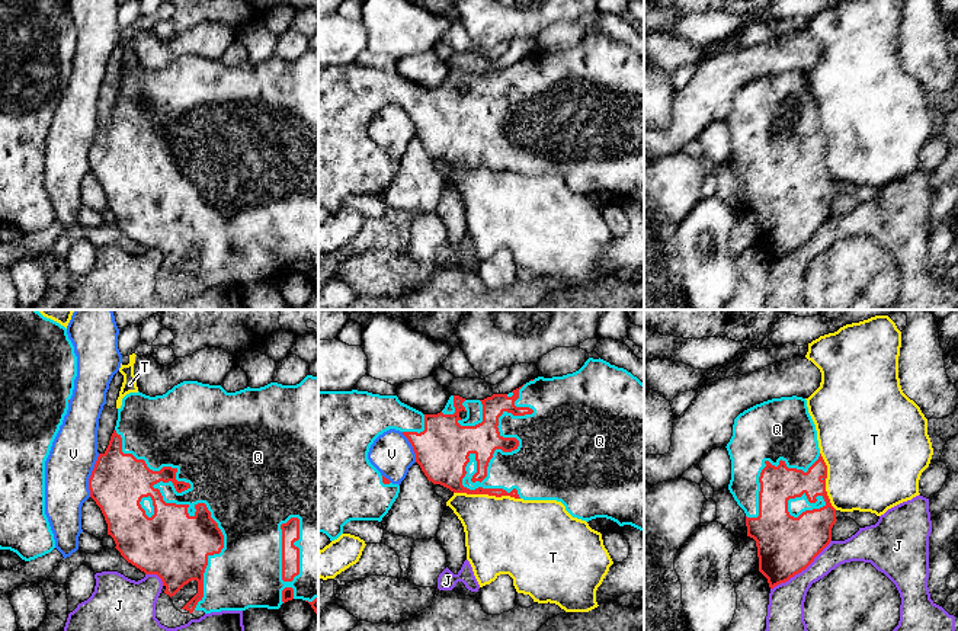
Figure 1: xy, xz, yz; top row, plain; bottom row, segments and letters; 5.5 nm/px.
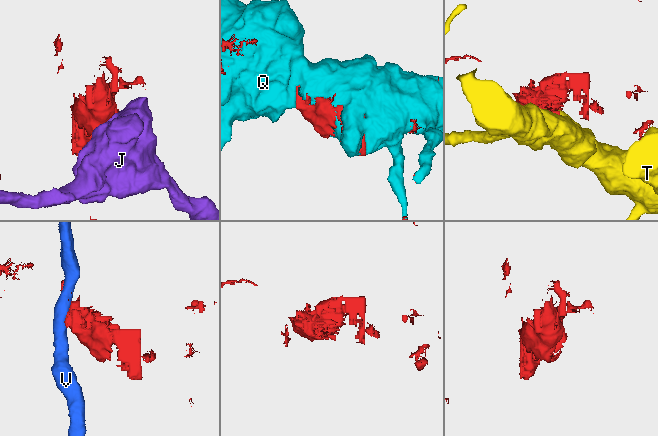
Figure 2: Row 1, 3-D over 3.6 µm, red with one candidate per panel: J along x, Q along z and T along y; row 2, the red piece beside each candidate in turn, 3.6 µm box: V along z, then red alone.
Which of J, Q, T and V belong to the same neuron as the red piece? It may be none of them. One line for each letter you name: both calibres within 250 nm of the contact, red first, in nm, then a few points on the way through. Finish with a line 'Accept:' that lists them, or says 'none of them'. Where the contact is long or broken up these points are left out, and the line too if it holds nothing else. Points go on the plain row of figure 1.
Q: 380 nm thick on the red side, 220 nm on the other
Accept: Q

